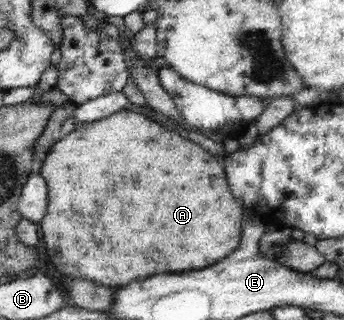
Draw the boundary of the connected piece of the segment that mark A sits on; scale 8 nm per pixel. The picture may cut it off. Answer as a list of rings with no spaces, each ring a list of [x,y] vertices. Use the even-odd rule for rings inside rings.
[[[121,110],[94,122],[82,122],[75,125],[75,129],[56,144],[52,145],[48,156],[40,168],[40,175],[48,184],[48,210],[39,224],[42,238],[46,242],[49,258],[58,273],[72,278],[84,278],[104,286],[124,286],[124,282],[134,282],[142,278],[150,278],[148,274],[164,274],[164,272],[184,272],[184,270],[200,270],[204,266],[210,266],[212,262],[218,262],[220,258],[226,258],[236,250],[240,244],[240,238],[236,238],[232,232],[240,224],[242,226],[242,206],[236,202],[234,194],[228,190],[224,164],[206,152],[204,148],[194,144],[194,141],[184,138],[178,132],[160,125],[154,119],[150,119],[142,113],[130,110]]]

